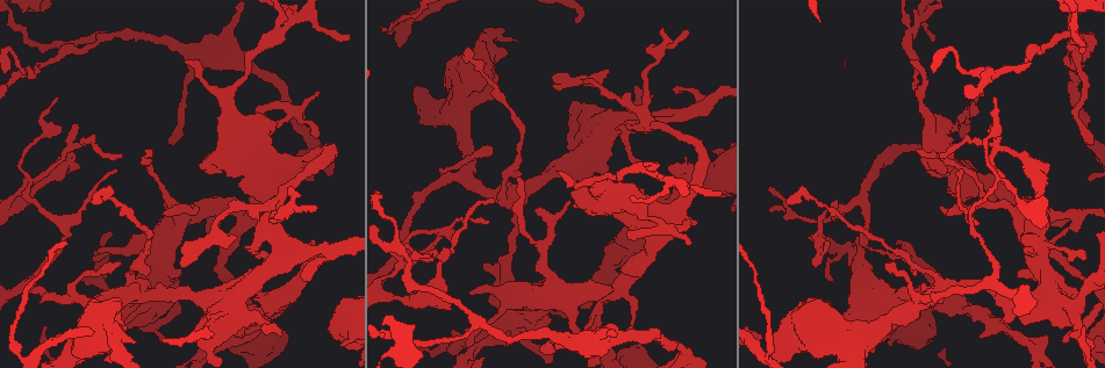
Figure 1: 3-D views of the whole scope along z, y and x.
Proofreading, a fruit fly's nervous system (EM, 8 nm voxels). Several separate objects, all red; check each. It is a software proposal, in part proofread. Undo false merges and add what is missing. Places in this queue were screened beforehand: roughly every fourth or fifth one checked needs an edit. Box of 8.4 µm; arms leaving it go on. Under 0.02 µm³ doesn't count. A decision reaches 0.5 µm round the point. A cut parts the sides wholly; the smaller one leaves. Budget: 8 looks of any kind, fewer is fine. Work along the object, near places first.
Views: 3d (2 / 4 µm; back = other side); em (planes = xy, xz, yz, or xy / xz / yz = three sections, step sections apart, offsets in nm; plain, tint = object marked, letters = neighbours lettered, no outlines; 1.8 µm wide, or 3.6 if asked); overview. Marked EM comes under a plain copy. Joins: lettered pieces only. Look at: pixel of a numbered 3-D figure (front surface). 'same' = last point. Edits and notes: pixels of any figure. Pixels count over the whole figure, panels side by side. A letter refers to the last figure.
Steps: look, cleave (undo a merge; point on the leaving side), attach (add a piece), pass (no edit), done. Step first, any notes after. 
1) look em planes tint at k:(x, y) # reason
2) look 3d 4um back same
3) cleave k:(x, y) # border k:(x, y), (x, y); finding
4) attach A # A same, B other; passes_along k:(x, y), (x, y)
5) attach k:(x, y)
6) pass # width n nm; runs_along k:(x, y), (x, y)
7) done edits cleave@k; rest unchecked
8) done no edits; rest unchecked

look 3d 4um at 1:(241, 223) # abrupt turn

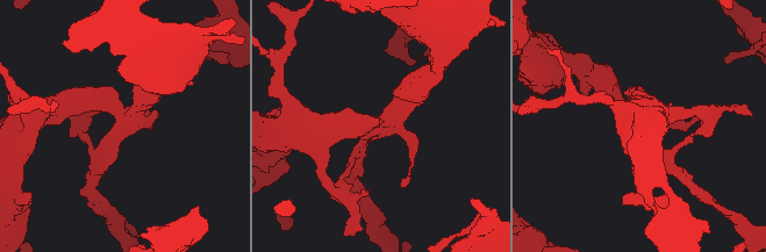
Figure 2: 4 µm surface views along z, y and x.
look em xz step 16 tint at 2:(116, 124)

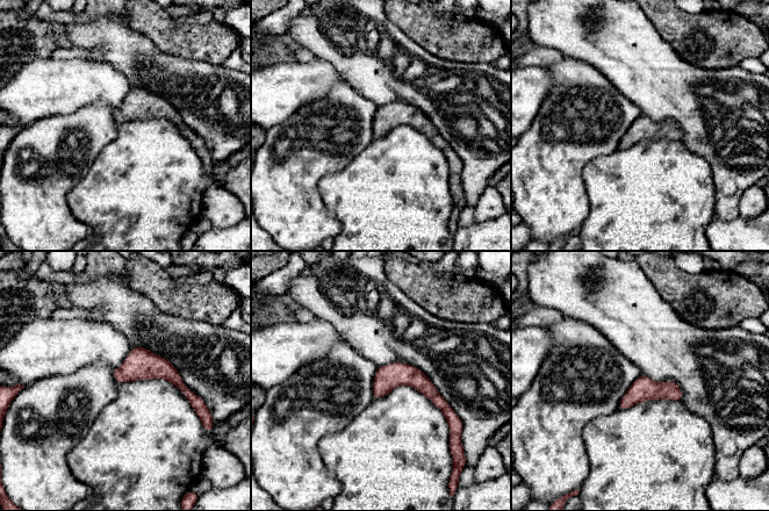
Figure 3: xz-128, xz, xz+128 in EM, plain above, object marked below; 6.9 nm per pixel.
look em planes letters same # another direction

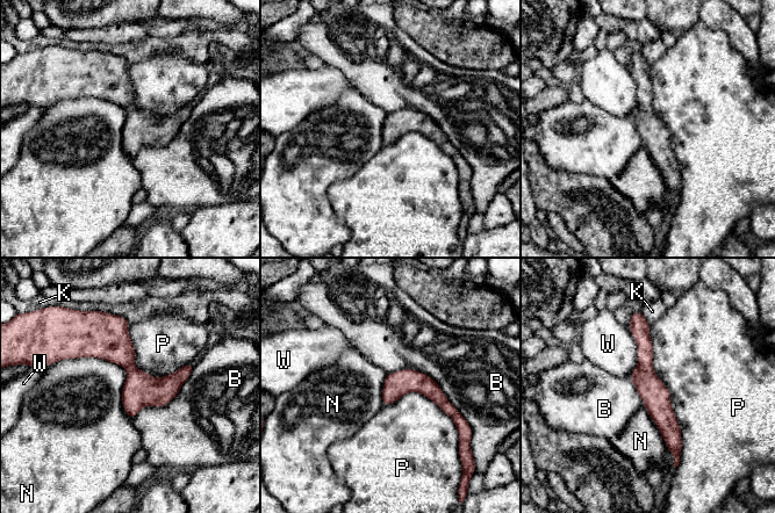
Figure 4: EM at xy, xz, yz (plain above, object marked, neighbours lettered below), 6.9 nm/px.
cleave 4:(640, 333) # width 180 nm; B other, K other, N other, P other, W other; a second neuron is stuck on

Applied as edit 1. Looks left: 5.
look overview

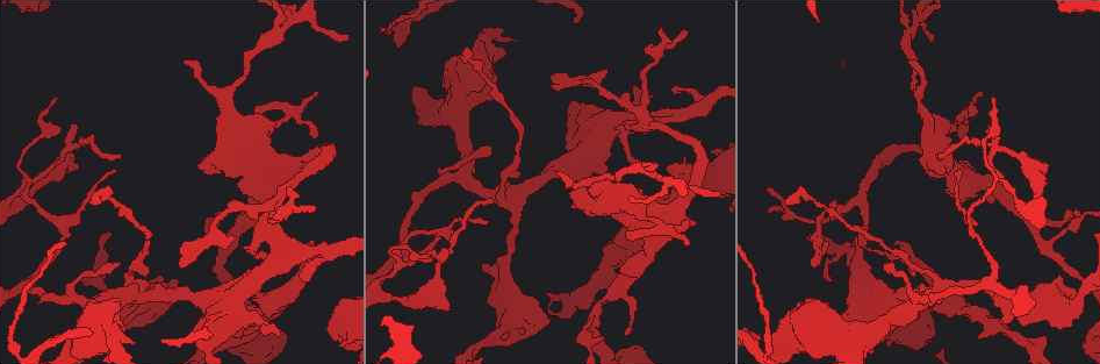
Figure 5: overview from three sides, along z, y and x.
look em planes letters at 5:(277, 241) # three arms meet

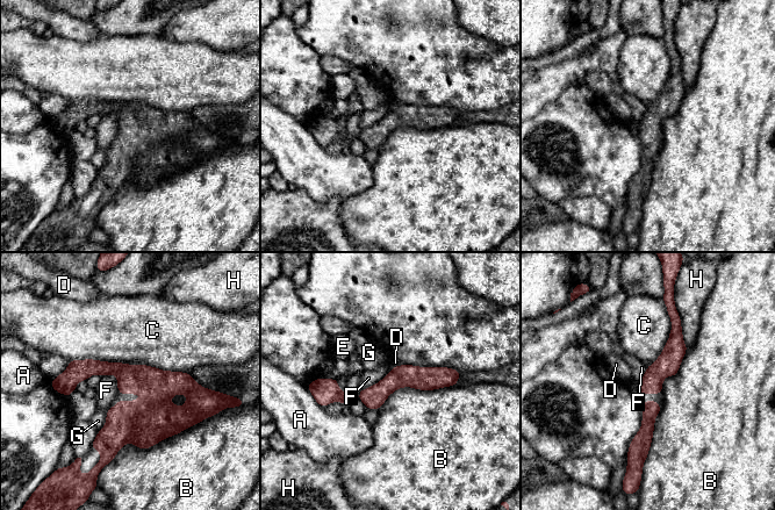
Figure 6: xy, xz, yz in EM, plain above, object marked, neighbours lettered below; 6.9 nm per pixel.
pass # width 160 nm; longest_contact C 850 nm; A other, B other, C other, D other, E other, F other, G other, H other; one neuron here

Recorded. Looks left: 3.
look em xy step 16 tint at 5:(712, 153)

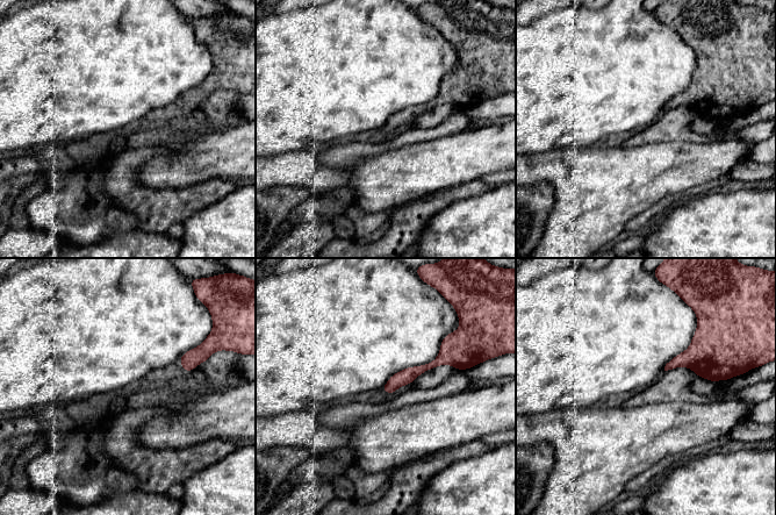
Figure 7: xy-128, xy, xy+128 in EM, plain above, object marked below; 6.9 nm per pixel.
look em xz step 16 letters same # cut it another way

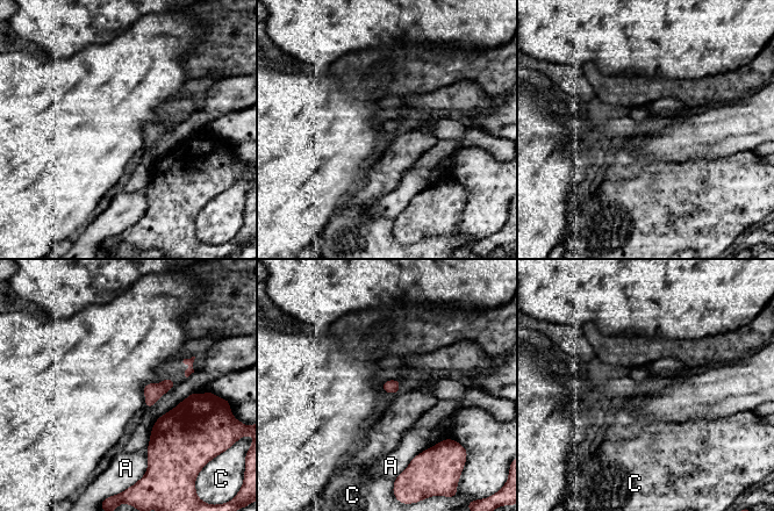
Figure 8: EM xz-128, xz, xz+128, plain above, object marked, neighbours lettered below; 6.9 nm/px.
pass # A other, C other; border 8:(191, 393), (156, 420), (147, 445); no lettered piece goes on from it

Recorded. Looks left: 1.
done edits cleave@4; rest unchecked

